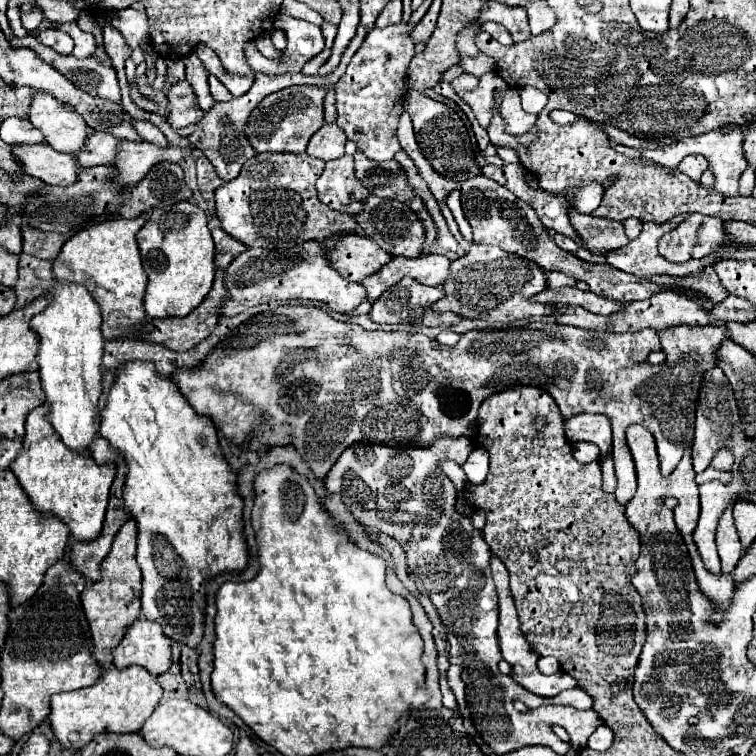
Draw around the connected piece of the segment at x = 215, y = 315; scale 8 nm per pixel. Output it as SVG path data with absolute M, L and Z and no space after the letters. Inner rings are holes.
M218 268L218 270L216 270L216 278L214 278L212 290L210 290L208 296L204 298L204 302L202 302L196 310L192 310L188 316L184 316L184 318L150 320L150 322L146 322L146 324L140 328L140 332L142 332L148 340L158 342L158 344L166 344L168 348L172 348L172 350L176 350L176 352L186 352L186 350L194 348L196 344L200 344L200 340L208 338L208 336L216 330L216 324L218 324L218 318L220 318L222 304L226 302L226 296L228 296L226 286L224 286L224 276L226 276L224 268Z

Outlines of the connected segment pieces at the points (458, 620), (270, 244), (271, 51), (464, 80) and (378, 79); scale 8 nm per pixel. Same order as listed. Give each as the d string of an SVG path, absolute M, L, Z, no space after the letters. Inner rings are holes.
M438 436L438 440L436 440L436 442L434 442L434 446L432 446L432 448L392 448L392 446L382 446L382 444L352 444L352 446L350 446L350 448L346 448L346 452L342 452L342 456L340 456L340 458L338 458L338 464L334 464L334 468L330 468L330 472L328 472L328 474L326 474L326 490L328 490L328 492L338 492L338 494L342 494L342 500L344 500L344 502L346 502L346 506L348 506L348 508L350 508L350 510L352 510L352 514L354 514L354 516L356 516L356 518L358 518L358 520L360 520L360 522L362 522L362 524L364 524L364 526L366 526L366 528L368 528L368 530L370 530L370 532L372 532L372 534L388 534L388 536L392 536L392 538L394 538L394 540L398 540L398 542L400 542L400 544L402 544L402 548L404 548L404 550L406 550L406 556L408 556L408 566L410 566L410 572L412 572L412 574L414 574L414 578L416 578L416 588L418 588L418 590L420 590L420 592L424 592L424 594L428 594L428 596L430 596L430 600L432 600L432 604L434 604L434 606L436 606L436 610L438 610L438 616L440 616L440 620L442 620L442 626L444 626L444 628L446 628L446 634L448 634L448 642L450 642L450 664L462 664L462 680L464 680L464 684L466 684L466 702L468 702L468 708L470 708L470 718L472 718L472 724L474 724L474 728L476 728L476 730L478 730L478 734L480 734L480 736L482 736L482 740L484 740L484 742L486 742L486 744L488 744L488 748L490 748L490 750L492 750L492 752L496 752L496 754L506 754L506 752L512 752L512 750L516 750L516 748L522 748L522 746L528 746L528 740L512 740L512 724L510 724L510 712L518 712L518 716L522 716L522 714L524 714L524 712L519 712L519 711L518 711L518 710L516 710L516 708L514 708L514 702L512 702L512 700L506 700L506 682L514 682L514 680L512 680L512 678L510 678L510 676L502 676L502 674L500 674L500 670L498 670L498 662L500 662L500 660L502 660L502 656L500 656L500 648L498 648L498 640L496 640L496 628L498 628L498 598L496 598L496 588L494 588L494 582L492 582L492 576L490 576L490 556L492 556L492 554L490 554L490 550L488 550L488 544L486 544L486 542L484 542L484 538L482 538L482 534L480 534L480 530L476 530L476 528L474 528L474 524L472 524L472 520L470 520L470 518L466 518L466 516L462 516L462 514L458 514L458 512L456 512L456 508L454 508L454 502L456 502L456 494L458 494L458 492L456 492L456 488L454 488L454 484L452 484L452 482L450 482L450 480L448 480L448 476L446 476L446 474L444 474L444 472L442 472L442 470L438 470L438 466L436 466L436 464L438 464L438 460L444 460L444 458L452 458L452 460L453 460L453 461L455 461L455 462L456 462L456 463L458 463L458 464L460 464L460 465L461 465L461 466L462 466L462 465L463 465L463 464L464 464L464 463L465 463L465 462L466 462L466 460L467 460L467 458L468 458L468 456L469 456L469 454L470 454L470 453L471 453L471 452L472 452L472 450L473 450L473 448L474 448L474 447L473 447L473 443L472 443L472 441L471 441L471 440L470 440L470 438L468 438L468 437L466 437L466 436L460 436L460 437L450 437L450 436Z
M256 154L242 166L238 178L214 192L216 214L224 232L250 248L292 248L304 240L322 240L332 232L364 234L356 220L322 204L316 194L316 180L324 162L308 154Z
M260 34L260 36L256 38L256 46L258 46L258 50L260 50L264 56L268 56L268 58L276 58L276 56L280 56L280 52L272 46L268 34Z
M462 74L462 76L458 76L458 78L452 80L452 88L454 88L458 94L464 94L466 90L476 88L476 84L478 84L478 78L476 78L476 76L470 76L470 74Z
M400 22L396 26L386 26L386 28L372 28L370 36L364 38L362 46L358 52L352 56L346 72L342 78L336 82L334 92L336 92L336 110L338 110L338 120L336 124L346 132L348 140L354 140L356 146L376 162L392 160L394 154L400 150L398 138L396 138L396 126L398 118L404 110L404 76L406 68L414 56L414 42L410 40L410 26Z

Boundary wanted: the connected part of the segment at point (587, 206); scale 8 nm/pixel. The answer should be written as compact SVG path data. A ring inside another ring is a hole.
M588 182L588 184L580 184L580 186L572 186L568 190L570 204L580 214L592 214L600 206L602 194L604 194L604 188L598 182Z

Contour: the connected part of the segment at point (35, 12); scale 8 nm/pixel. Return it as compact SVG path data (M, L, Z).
M34 8L32 11L28 13L21 13L22 25L24 26L24 28L26 28L26 30L28 30L28 32L32 32L38 29L40 20L42 20L42 12L40 12L38 8Z

